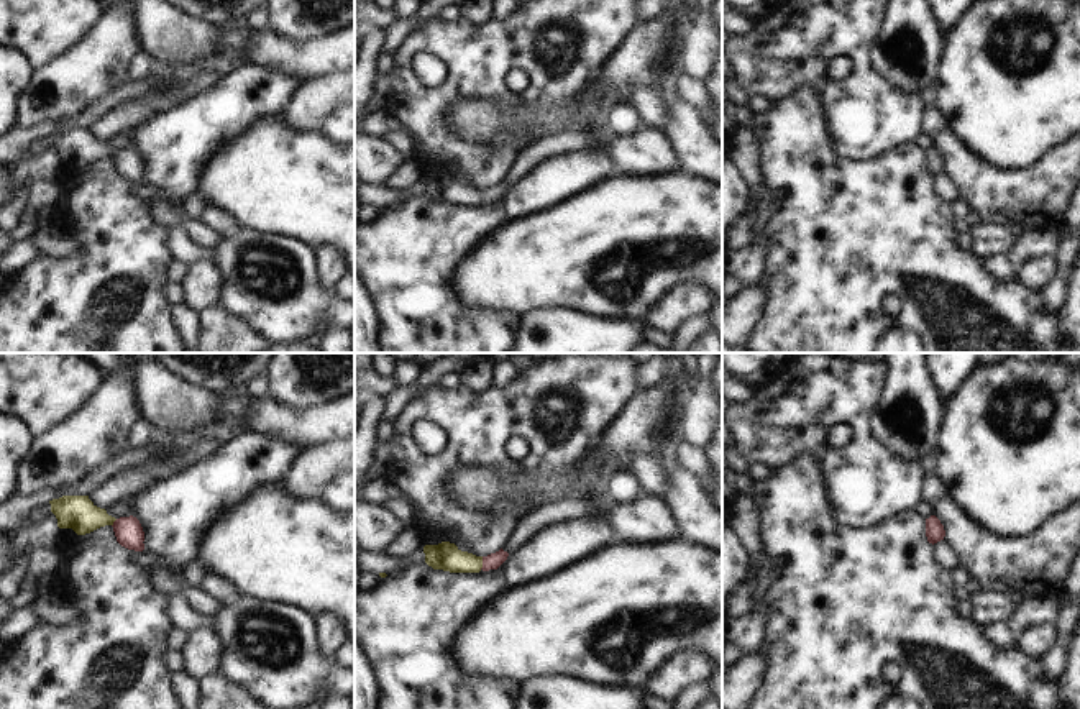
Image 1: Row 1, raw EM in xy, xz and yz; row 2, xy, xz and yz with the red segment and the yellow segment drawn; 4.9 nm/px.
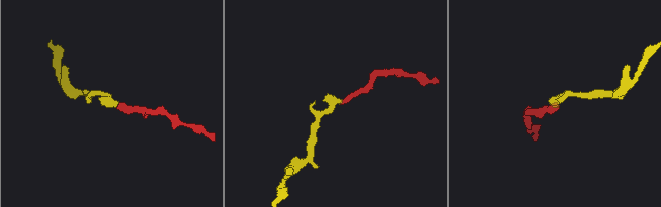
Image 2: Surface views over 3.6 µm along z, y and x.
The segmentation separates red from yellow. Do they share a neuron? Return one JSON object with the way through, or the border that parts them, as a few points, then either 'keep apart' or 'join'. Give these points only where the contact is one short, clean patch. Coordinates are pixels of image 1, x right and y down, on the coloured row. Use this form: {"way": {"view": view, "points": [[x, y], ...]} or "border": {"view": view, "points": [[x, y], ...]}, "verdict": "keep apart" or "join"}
{"way": {"view": "xz", "points": [[494, 560], [483, 563], [457, 562], [445, 555]]}, "verdict": "join"}

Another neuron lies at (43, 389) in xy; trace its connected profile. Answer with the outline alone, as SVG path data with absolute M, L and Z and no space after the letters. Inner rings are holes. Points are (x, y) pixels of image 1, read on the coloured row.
M5 353L0 415L21 419L36 438L66 422L102 379L100 368L79 353Z

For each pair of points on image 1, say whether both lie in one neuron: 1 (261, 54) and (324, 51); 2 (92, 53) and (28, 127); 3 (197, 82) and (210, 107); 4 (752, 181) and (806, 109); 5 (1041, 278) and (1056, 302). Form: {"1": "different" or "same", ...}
{"1": "same", "2": "same", "3": "different", "4": "different", "5": "different"}

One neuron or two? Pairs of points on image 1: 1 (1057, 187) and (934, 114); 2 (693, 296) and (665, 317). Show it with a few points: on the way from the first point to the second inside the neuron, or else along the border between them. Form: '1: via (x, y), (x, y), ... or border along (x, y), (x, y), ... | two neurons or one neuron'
1: border along (947, 127), (933, 137) | two neurons
2: via (686, 301), (672, 311) | one neuron

